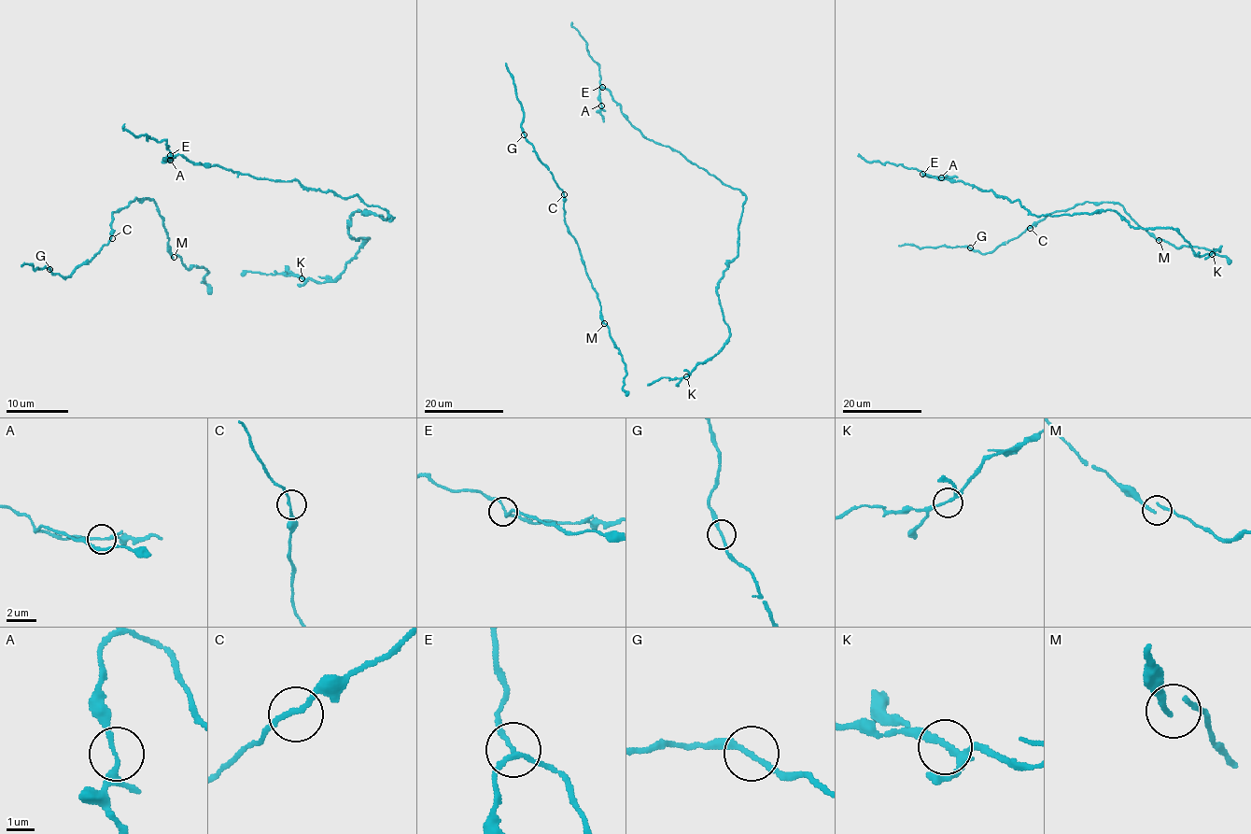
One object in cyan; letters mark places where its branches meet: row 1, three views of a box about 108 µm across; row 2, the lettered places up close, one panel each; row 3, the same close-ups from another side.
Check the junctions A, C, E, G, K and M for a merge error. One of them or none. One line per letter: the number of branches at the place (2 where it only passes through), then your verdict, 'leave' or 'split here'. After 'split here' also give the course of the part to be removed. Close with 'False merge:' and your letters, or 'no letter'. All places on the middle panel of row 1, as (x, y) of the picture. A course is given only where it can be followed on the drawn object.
A: 3 | leave
C: 2 | leave
E: 3 | leave
G: 2 | leave
K: 3 | leave
M: 2 | leave
False merge: no letter

